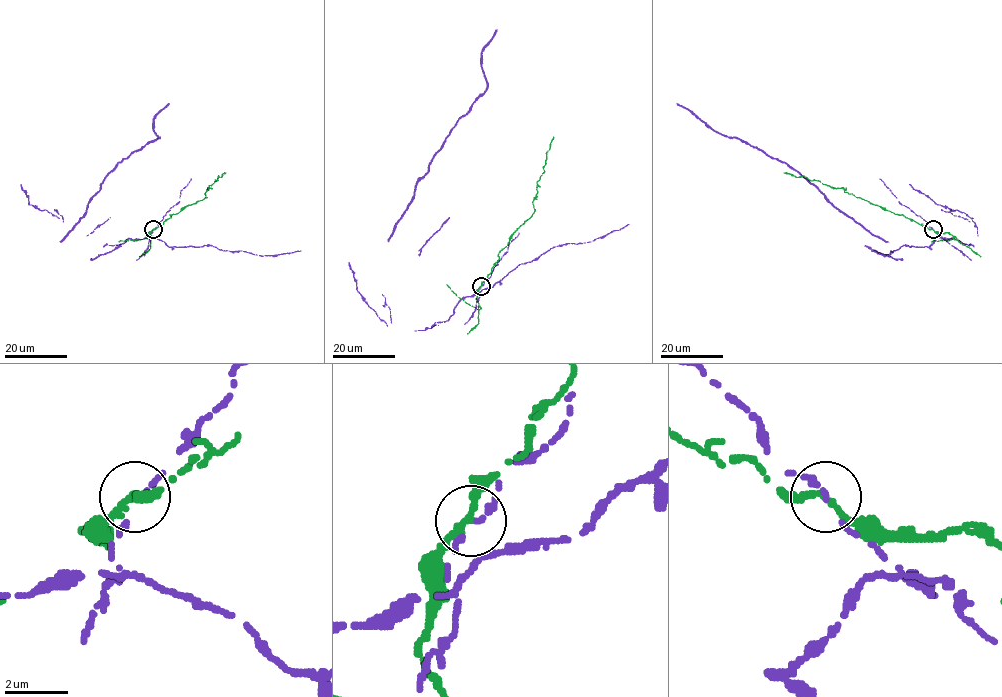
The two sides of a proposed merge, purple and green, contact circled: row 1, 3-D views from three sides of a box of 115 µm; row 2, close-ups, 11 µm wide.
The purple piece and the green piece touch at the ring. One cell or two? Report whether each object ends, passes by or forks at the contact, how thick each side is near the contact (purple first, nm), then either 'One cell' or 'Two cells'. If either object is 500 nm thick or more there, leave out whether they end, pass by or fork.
At the ring purple ends. At the ring green passes by. Thickness 180 nm (purple) against 240 nm. Two cells

